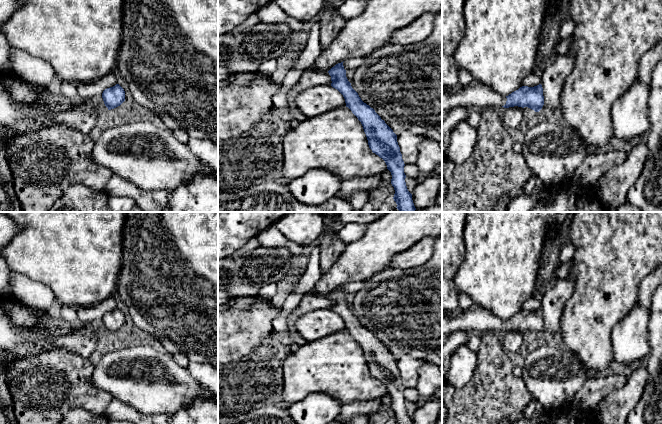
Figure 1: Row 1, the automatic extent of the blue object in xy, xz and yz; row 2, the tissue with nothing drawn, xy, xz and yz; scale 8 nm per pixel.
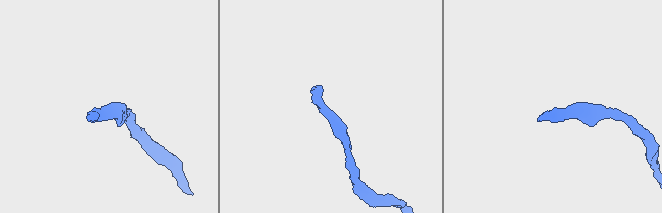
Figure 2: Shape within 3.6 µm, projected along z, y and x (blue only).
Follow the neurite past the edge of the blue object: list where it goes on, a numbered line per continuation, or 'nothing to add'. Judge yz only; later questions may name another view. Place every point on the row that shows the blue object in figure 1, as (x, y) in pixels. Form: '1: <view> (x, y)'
1: yz (477, 95)

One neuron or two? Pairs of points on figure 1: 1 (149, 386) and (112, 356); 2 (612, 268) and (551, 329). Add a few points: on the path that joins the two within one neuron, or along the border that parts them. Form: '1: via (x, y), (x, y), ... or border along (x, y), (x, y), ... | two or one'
1: via (139, 378), (132, 370), (131, 365), (122, 365) | one
2: border along (568, 299), (563, 308), (560, 332), (558, 334) | two

